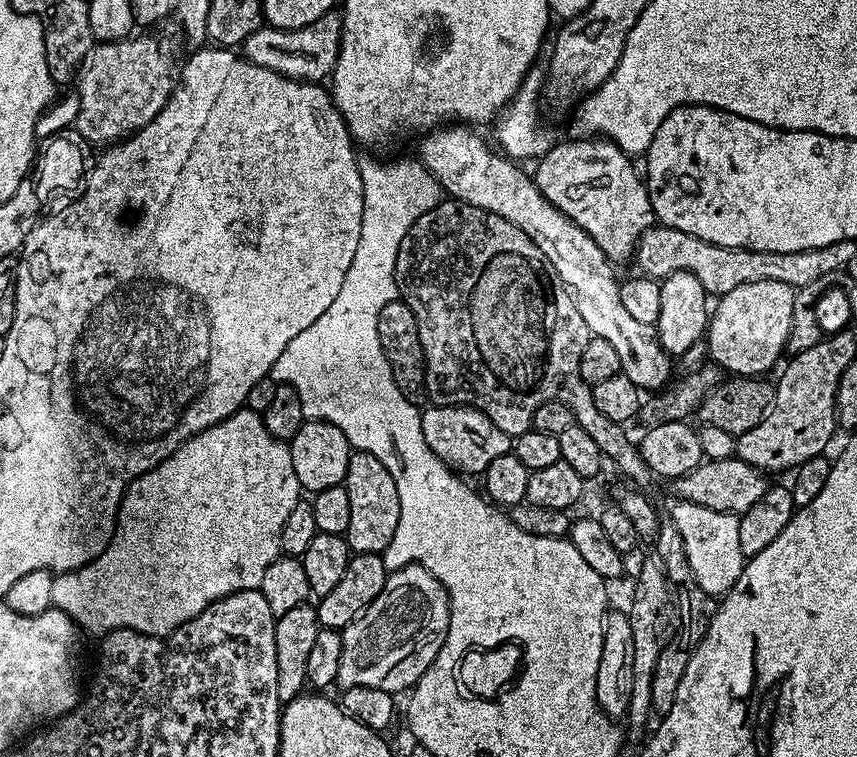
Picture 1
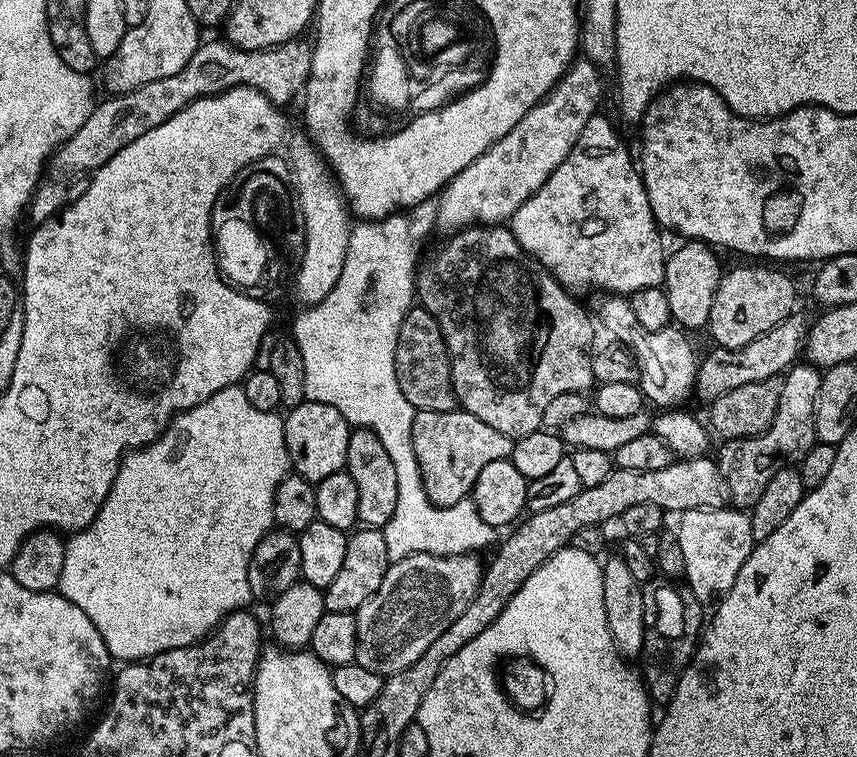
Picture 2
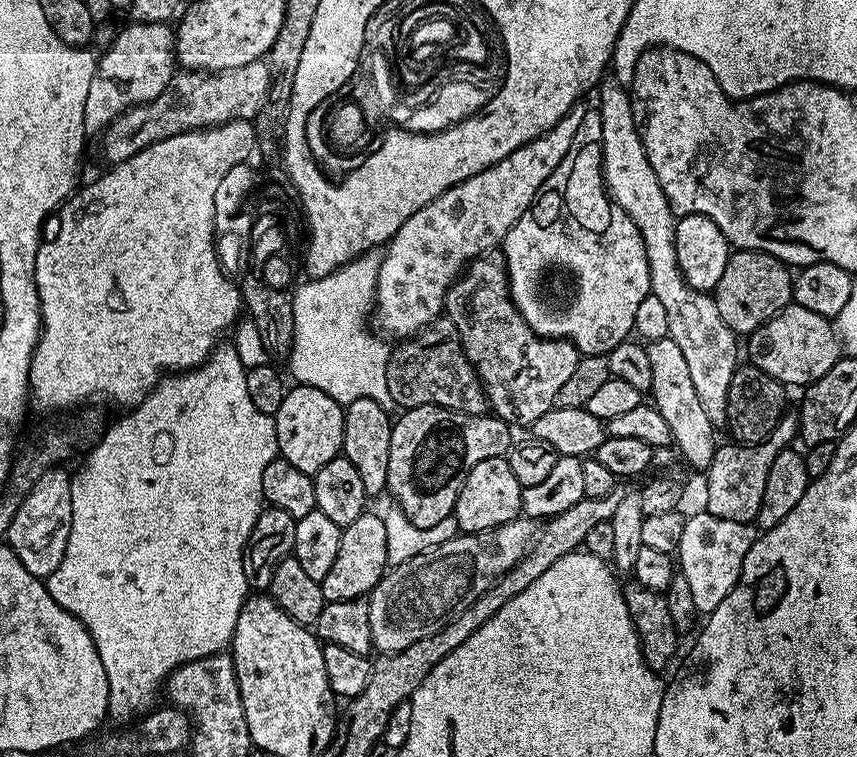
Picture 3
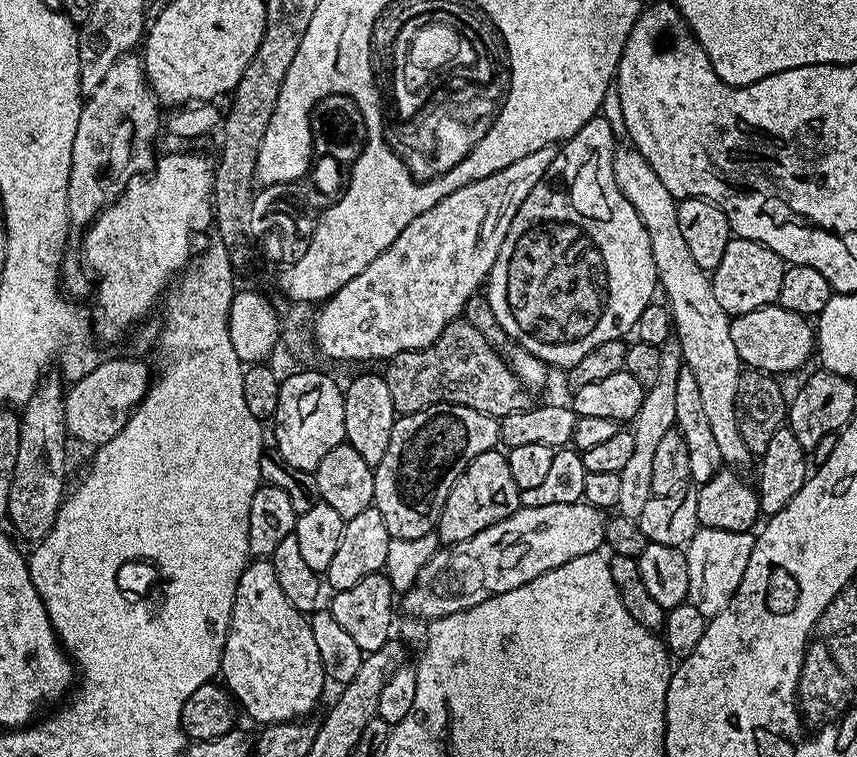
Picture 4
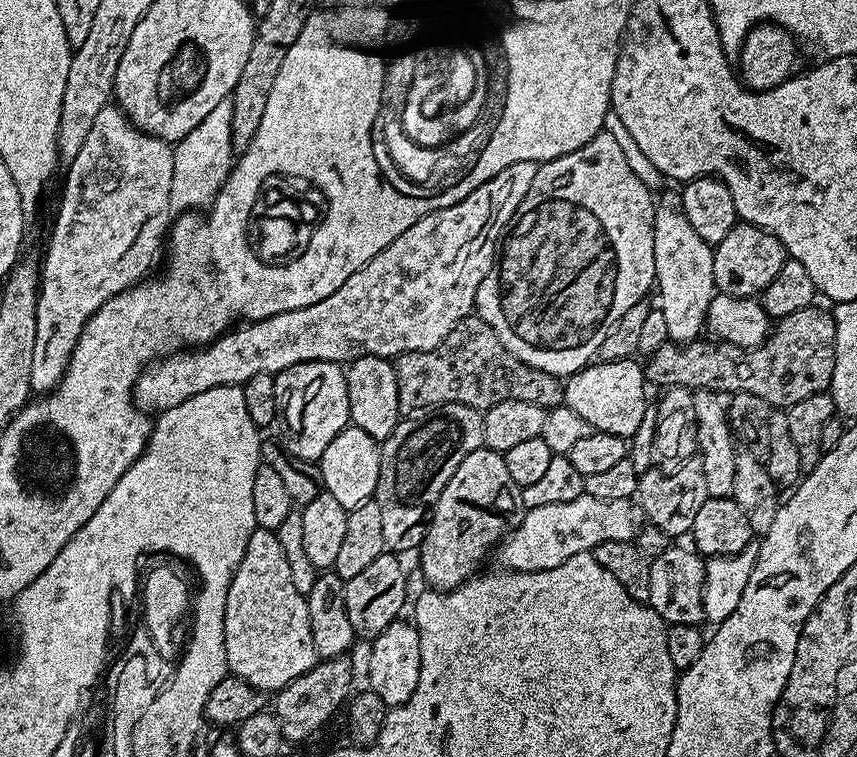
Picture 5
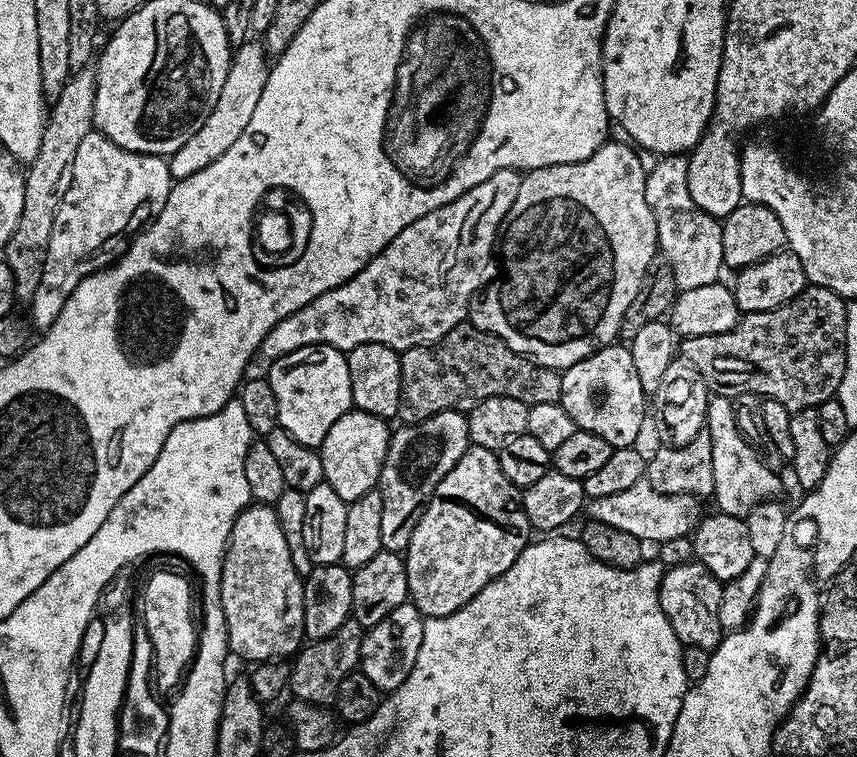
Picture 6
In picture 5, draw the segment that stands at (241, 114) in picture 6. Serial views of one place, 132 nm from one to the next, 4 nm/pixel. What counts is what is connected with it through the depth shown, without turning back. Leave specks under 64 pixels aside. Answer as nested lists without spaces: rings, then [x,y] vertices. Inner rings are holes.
[[[231,99],[218,102],[186,138],[175,141],[174,178],[170,178],[170,202],[177,213],[183,214],[193,210],[204,210],[211,205],[212,199],[220,193],[220,187],[232,173],[234,153],[230,125],[234,106]]]

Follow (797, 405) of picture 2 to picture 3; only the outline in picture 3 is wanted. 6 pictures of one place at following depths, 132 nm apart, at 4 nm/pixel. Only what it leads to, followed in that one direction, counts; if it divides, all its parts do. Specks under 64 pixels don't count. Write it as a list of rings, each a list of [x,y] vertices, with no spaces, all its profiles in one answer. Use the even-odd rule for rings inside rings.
[[[786,412],[765,440],[756,444],[721,443],[716,449],[710,466],[704,472],[706,476],[705,511],[714,514],[715,517],[729,519],[730,522],[753,523],[758,510],[761,509],[762,493],[766,488],[771,463],[782,449],[789,447],[797,439],[798,435],[799,415]]]

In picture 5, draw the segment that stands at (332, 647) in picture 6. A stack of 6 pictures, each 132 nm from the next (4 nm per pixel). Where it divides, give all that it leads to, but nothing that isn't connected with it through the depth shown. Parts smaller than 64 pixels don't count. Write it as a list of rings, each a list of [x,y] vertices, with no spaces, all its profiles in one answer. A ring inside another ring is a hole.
[[[342,655],[320,660],[309,672],[294,678],[294,682],[275,693],[274,715],[280,721],[280,735],[285,741],[310,739],[339,708],[341,711],[345,707],[353,691],[352,664],[348,659]]]

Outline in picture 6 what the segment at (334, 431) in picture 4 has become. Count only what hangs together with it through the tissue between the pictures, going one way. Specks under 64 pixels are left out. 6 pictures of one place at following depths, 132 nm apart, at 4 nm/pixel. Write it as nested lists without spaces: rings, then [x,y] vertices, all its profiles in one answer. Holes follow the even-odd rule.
[[[315,344],[290,350],[290,354],[282,354],[267,367],[266,379],[277,398],[277,425],[304,446],[319,449],[326,434],[330,434],[330,426],[354,408],[347,355],[334,346]]]

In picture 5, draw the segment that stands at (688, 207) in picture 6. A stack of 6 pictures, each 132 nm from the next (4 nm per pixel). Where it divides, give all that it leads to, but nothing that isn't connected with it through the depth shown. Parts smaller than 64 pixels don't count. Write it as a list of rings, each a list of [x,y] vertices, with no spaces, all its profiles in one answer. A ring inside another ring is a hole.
[[[679,203],[656,204],[654,218],[654,266],[656,267],[655,291],[660,291],[658,310],[666,318],[666,334],[669,341],[686,345],[695,341],[705,329],[708,307],[713,296],[717,295],[714,282],[713,245],[702,242],[694,234],[694,226],[686,218]]]

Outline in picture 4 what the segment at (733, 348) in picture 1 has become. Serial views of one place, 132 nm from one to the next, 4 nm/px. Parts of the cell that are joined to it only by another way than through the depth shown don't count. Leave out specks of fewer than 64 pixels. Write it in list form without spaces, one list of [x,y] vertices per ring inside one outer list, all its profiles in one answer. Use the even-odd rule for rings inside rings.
[[[733,238],[726,246],[726,254],[722,254],[722,262],[710,273],[714,298],[718,298],[718,306],[726,310],[729,317],[750,314],[750,310],[764,308],[775,304],[780,299],[782,290],[782,274],[786,264],[780,255],[766,246],[753,240]]]

